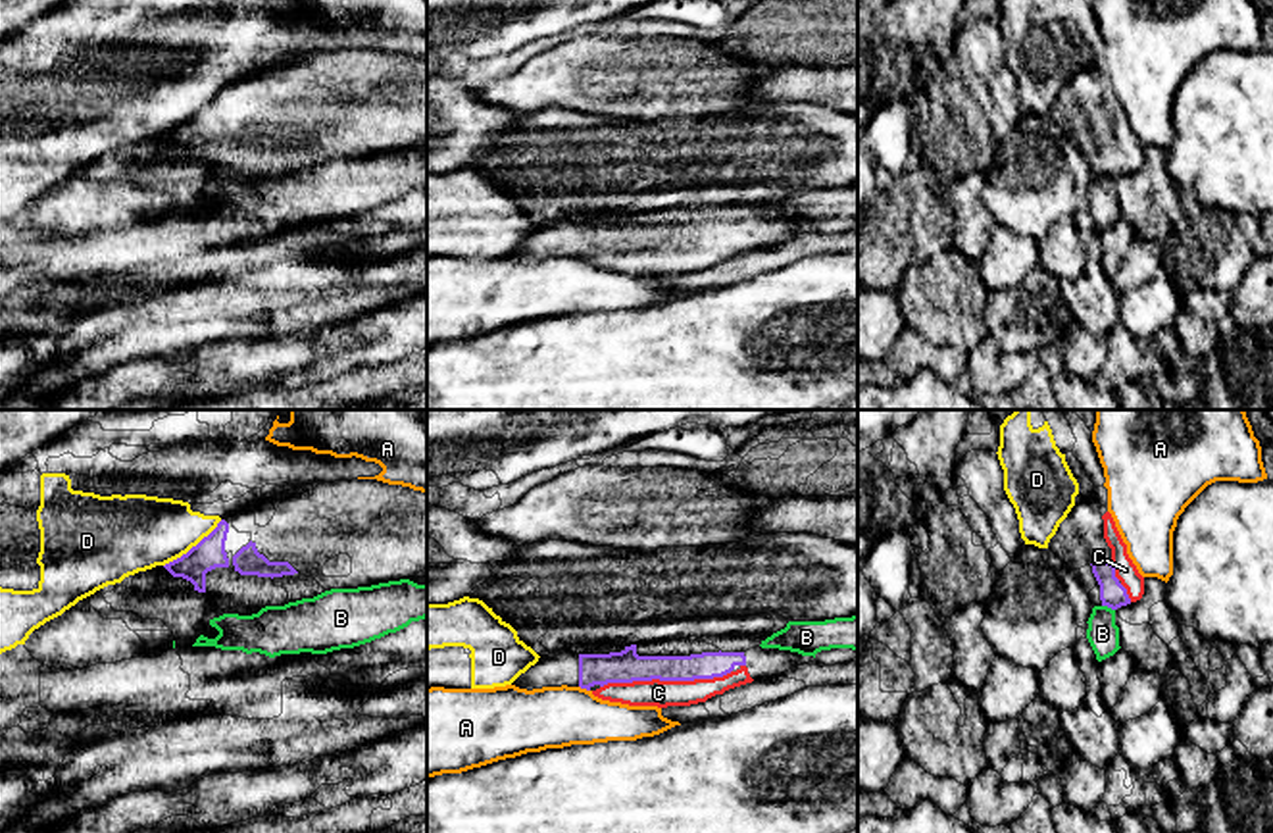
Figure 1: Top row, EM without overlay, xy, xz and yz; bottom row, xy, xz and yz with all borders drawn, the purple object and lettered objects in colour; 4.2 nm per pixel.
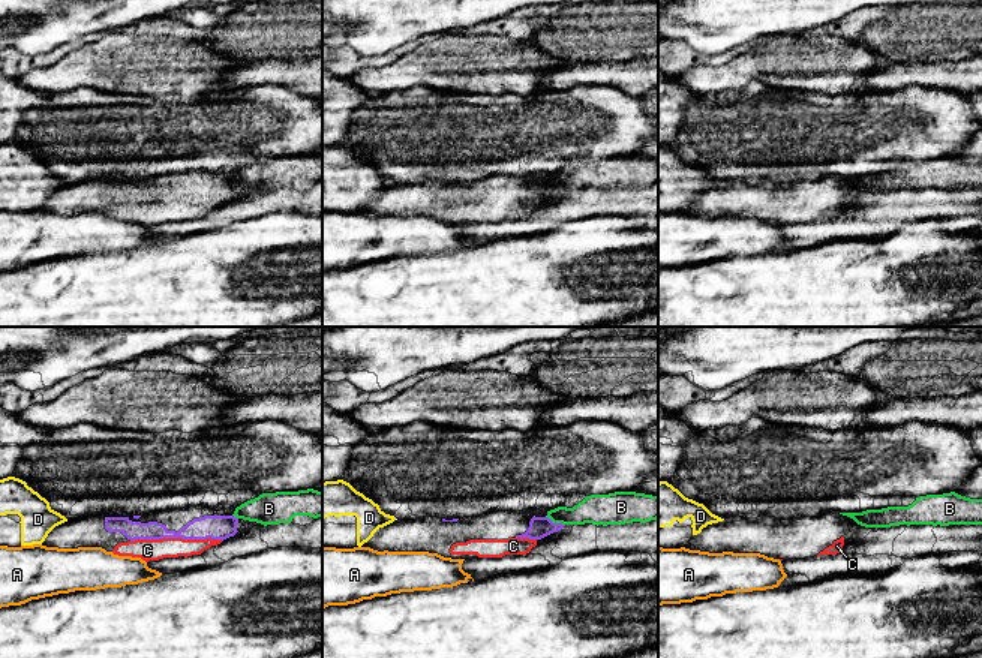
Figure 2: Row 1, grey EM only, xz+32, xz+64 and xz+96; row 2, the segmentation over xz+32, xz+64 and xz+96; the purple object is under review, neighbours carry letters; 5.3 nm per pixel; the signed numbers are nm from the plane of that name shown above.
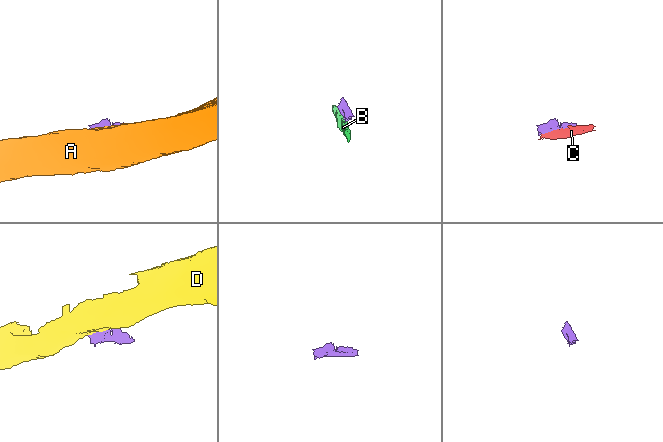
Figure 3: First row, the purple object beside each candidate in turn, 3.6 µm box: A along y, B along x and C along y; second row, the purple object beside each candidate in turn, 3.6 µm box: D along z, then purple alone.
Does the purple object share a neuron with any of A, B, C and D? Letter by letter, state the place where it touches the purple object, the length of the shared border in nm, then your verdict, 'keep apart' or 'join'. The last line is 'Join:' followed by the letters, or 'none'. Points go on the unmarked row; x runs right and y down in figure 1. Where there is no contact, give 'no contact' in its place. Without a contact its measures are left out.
A: meets purple in xz at (585, 256); contact 50 nm long; keep apart
B: meets purple in yz at (1108, 176); contact 60 nm long; keep apart
C: meets purple in xz at (666, 249); contact 550 nm long; join
D: meets purple in xy at (193, 116); contact 320 nm long; keep apart
Join: C

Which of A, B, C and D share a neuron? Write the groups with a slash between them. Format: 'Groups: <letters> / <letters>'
Groups: A / B / C / D

